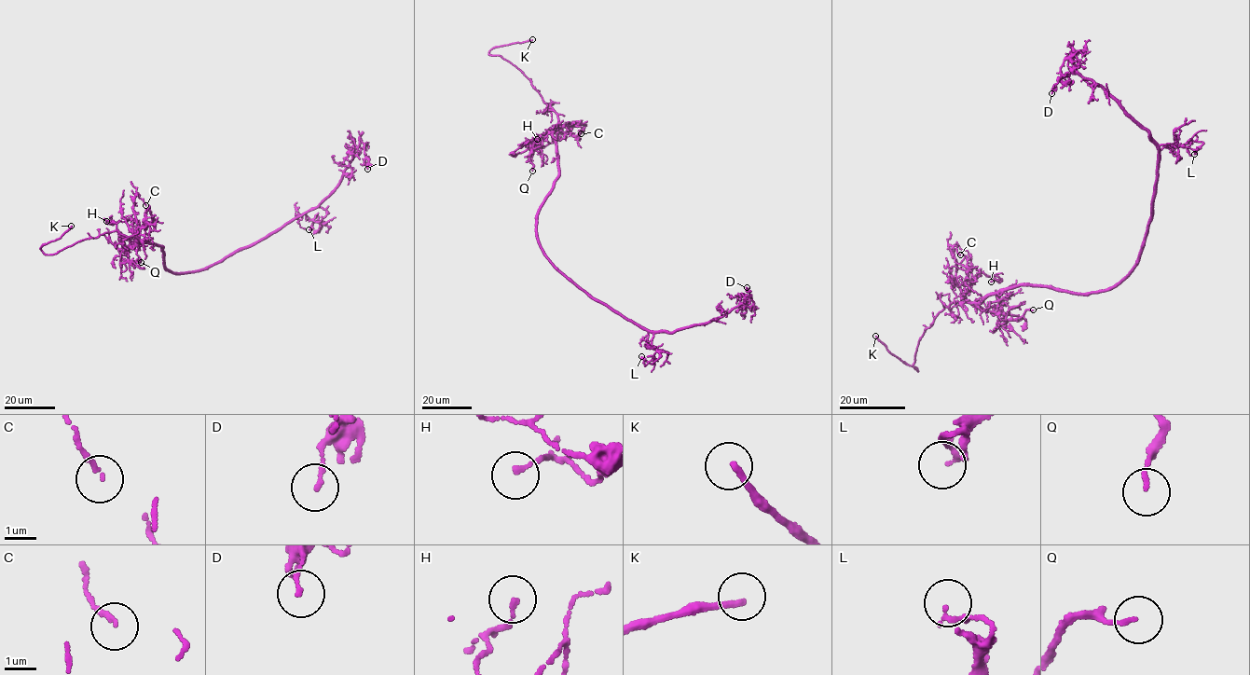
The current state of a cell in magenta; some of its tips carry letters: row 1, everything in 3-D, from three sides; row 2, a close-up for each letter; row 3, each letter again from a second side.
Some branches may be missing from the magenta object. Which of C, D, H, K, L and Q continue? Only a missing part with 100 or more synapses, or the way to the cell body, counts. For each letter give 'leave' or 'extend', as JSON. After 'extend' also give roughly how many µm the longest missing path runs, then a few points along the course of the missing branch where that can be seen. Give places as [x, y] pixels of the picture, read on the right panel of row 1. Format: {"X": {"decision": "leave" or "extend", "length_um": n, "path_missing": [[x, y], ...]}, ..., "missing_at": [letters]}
{"C": {"decision": "leave"}, "D": {"decision": "leave"}, "H": {"decision": "leave"}, "K": {"decision": "extend", "length_um": 10, "path_missing": [[875, 336], [872, 327], [858, 315]]}, "L": {"decision": "leave"}, "Q": {"decision": "leave"}, "missing_at": ["K"]}

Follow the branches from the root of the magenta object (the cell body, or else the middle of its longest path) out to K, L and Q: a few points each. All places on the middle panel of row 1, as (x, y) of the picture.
K: (538, 240), (537, 212), (558, 174), (553, 135), (557, 116), (524, 73), (488, 53), (532, 39)
L: (538, 240), (555, 268), (593, 297), (653, 334), (652, 344), (656, 351), (644, 366), (641, 356)
Q: (538, 240), (537, 212), (558, 174), (556, 143), (549, 133), (531, 141), (532, 171)

